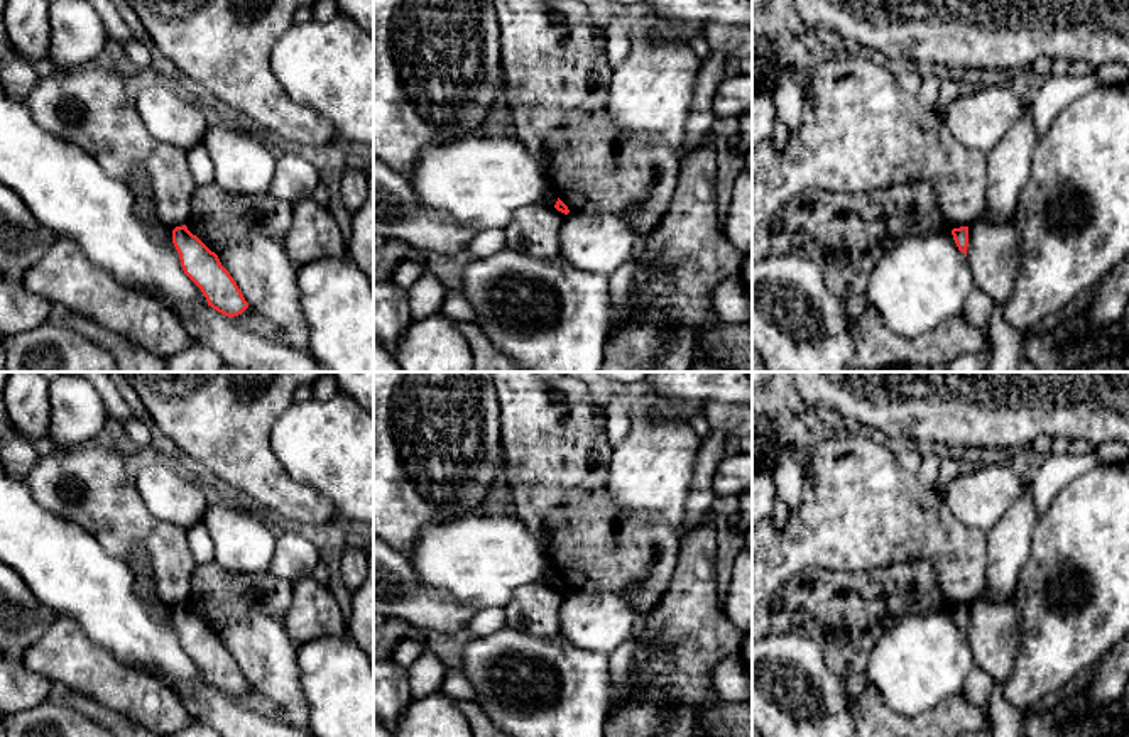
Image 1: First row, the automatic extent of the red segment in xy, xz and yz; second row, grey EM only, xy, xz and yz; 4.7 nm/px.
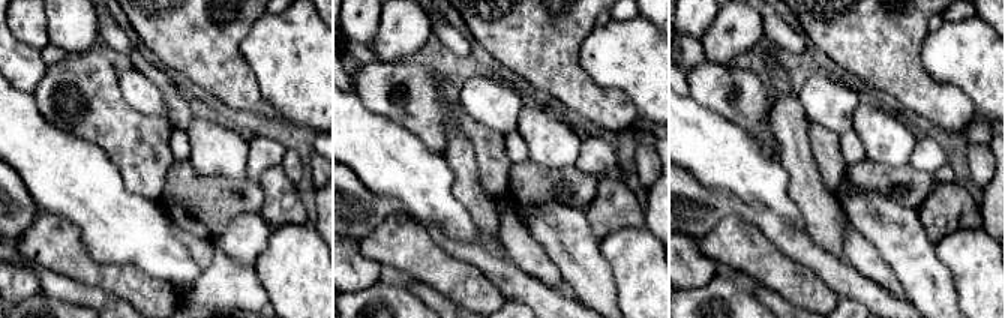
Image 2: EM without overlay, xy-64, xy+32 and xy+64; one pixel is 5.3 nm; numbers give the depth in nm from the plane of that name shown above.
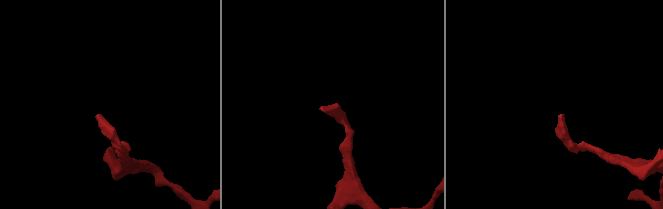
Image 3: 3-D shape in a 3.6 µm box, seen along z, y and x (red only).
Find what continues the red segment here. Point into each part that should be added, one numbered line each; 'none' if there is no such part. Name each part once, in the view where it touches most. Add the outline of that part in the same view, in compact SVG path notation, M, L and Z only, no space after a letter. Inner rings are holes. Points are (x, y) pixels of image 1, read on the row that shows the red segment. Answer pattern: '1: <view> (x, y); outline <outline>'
none

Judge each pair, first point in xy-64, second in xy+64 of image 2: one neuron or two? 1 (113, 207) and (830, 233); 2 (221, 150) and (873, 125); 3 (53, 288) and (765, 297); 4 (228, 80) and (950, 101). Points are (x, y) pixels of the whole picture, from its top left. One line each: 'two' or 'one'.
1: two
2: one
3: one
4: one

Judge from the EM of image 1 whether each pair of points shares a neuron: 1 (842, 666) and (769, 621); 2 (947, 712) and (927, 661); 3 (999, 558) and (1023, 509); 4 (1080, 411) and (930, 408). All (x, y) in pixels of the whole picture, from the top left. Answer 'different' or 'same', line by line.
1: same
2: different
3: same
4: same

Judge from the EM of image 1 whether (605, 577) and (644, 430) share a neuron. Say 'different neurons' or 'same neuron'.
different neurons

